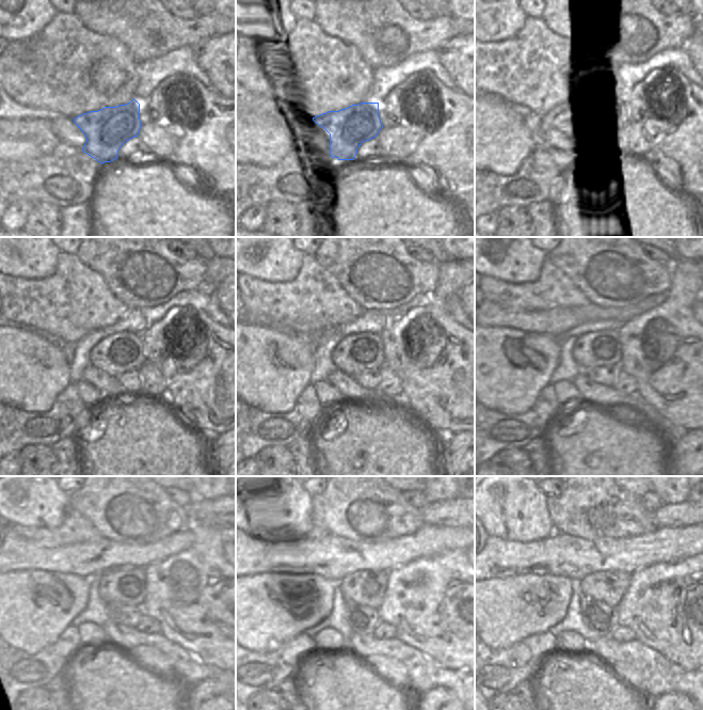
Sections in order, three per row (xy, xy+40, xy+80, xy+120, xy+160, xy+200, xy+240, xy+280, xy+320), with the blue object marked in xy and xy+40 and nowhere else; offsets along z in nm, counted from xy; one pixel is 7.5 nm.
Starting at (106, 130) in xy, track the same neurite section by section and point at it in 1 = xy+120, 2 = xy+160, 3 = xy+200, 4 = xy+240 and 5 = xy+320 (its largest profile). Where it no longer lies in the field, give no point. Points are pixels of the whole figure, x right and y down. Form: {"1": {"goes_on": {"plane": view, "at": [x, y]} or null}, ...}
{"1": {"goes_on": {"plane": "xy+120", "at": [121, 352]}}, "2": {"goes_on": {"plane": "xy+160", "at": [358, 352]}}, "3": {"goes_on": {"plane": "xy+200", "at": [603, 348]}}, "4": {"goes_on": {"plane": "xy+240", "at": [128, 587]}}, "5": {"goes_on": {"plane": "xy+320", "at": [608, 586]}}}

